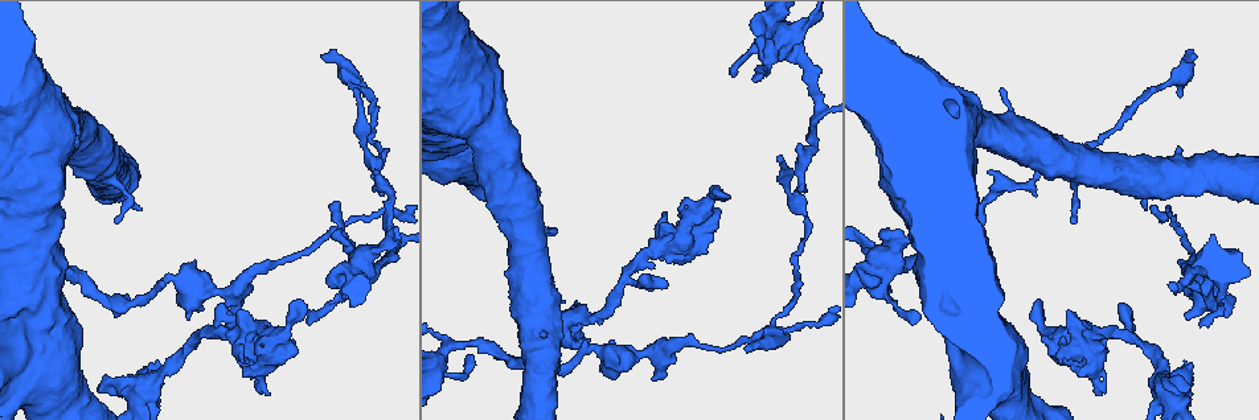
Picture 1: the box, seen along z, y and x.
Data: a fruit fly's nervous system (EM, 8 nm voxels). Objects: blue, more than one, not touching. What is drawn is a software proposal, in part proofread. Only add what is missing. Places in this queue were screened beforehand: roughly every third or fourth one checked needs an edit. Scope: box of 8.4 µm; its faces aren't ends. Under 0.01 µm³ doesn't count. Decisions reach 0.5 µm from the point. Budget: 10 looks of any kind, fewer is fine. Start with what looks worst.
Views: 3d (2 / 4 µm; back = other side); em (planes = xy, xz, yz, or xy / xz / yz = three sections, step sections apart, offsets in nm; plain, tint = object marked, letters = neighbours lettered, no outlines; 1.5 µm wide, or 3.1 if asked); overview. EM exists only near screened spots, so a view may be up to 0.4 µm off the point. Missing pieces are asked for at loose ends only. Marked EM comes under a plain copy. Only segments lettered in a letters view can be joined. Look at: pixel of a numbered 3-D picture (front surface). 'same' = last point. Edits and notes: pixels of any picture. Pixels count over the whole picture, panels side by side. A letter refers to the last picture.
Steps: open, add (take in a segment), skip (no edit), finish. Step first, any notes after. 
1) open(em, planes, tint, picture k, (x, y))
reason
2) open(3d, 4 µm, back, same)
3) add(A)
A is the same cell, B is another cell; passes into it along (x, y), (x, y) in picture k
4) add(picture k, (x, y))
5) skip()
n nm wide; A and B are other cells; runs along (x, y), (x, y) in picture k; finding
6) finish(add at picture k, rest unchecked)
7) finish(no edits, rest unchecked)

open(em, xy, step 8, letters, picture 1, (1145, 210))

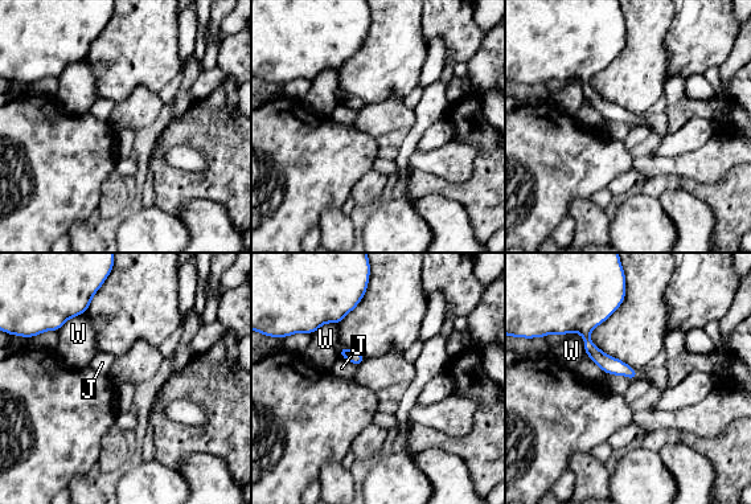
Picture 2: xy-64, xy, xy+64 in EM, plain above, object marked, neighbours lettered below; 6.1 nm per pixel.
skip()
J and W are other cells; border along (340, 356), (357, 367) in picture 2; no lettered segment goes on from it

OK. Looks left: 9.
open(3d, 4 µm, picture 1, (189, 320))
an open end

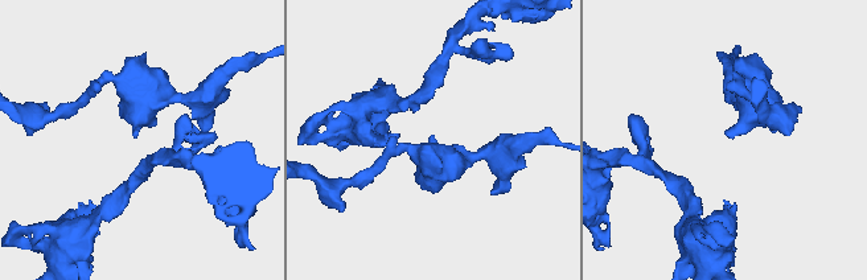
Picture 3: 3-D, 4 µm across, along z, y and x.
open(em, planes, letters, picture 3, (134, 135))

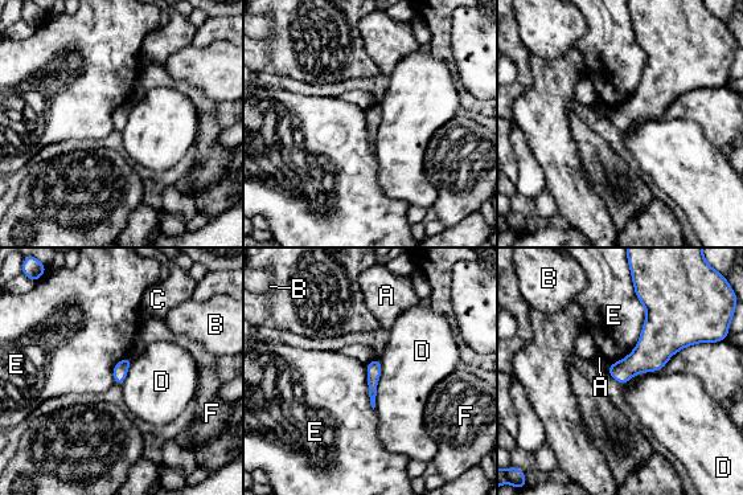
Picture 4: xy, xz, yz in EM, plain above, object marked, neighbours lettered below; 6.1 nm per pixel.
skip()
A, B, C, D, E and F are other cells; border along (633, 283), (640, 338), (610, 364) in picture 4; no lettered segment goes on from it

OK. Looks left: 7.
open(em, xy, step 4, tint, picture 1, (778, 156))
branch stops here

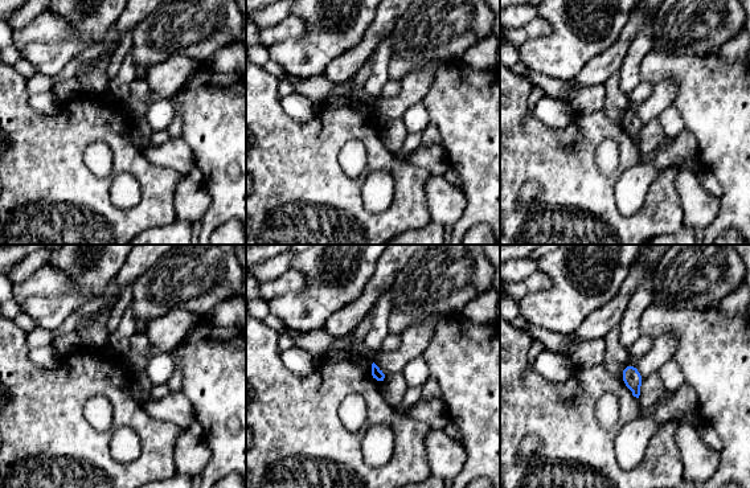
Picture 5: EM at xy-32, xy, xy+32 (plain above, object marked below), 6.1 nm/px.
open(em, planes, letters, same)

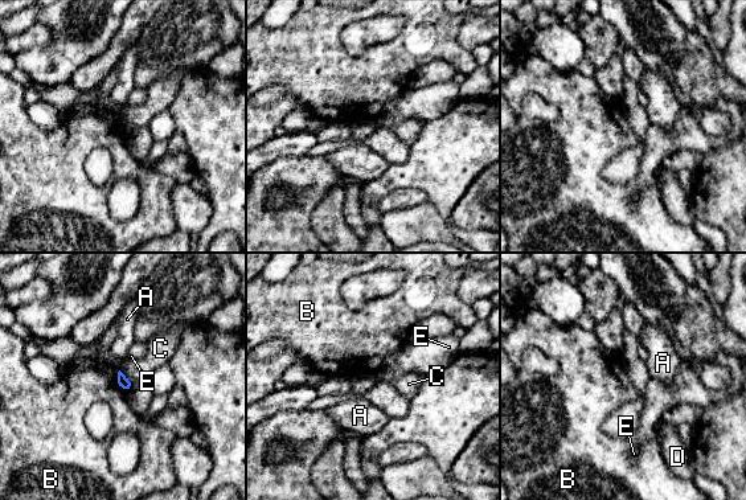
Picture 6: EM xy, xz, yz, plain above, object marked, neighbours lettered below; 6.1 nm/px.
skip()
70 nm wide; A, B, C, D and E are other cells; border along (117, 372), (117, 382), (128, 393) in picture 6; none of them fits

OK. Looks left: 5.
open(3d, 4 µm, picture 1, (751, 78))
an open end

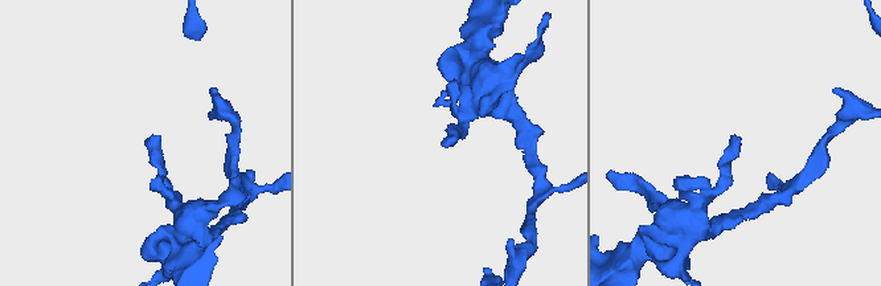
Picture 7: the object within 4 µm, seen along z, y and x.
open(em, planes, letters, picture 7, (738, 141))
shape alone is not enough

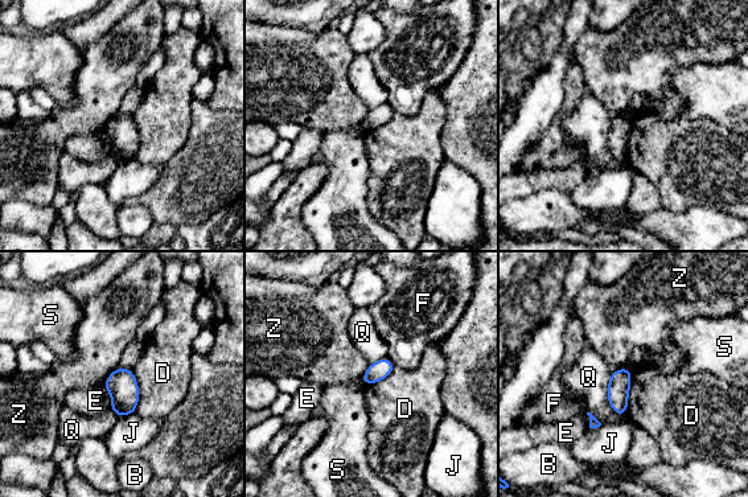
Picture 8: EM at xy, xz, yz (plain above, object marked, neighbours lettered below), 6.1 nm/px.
skip()
D touches over 280 nm; B, D, E, F, J, Q, S and Z are other cells; border along (632, 370), (625, 414) in picture 8; none of them fits

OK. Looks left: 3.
finish(no edits, rest unchecked)

